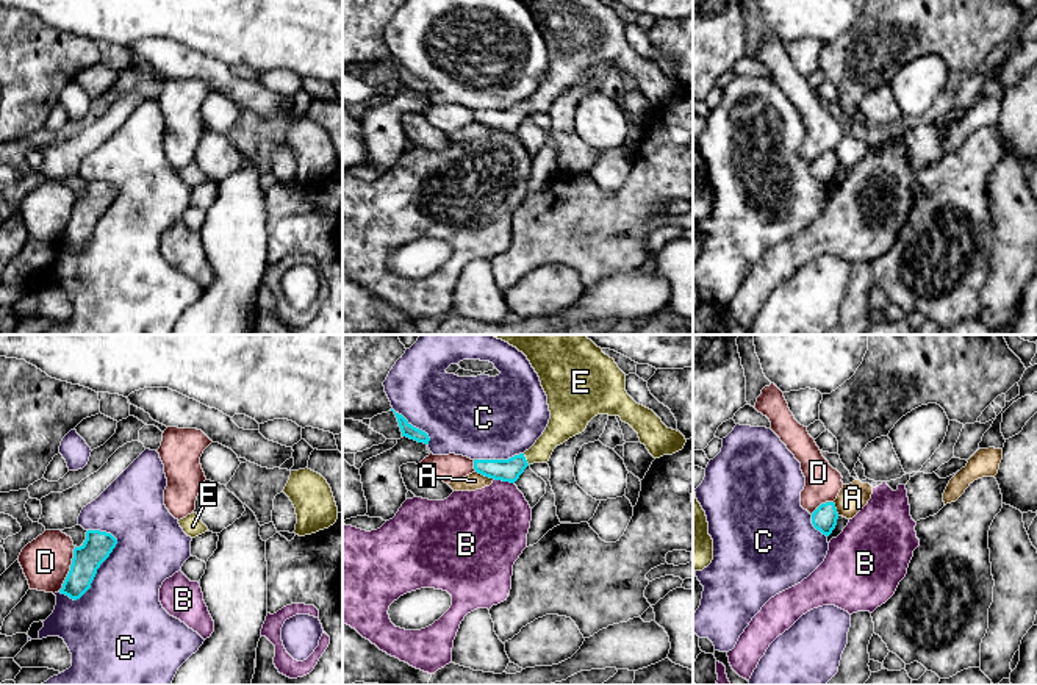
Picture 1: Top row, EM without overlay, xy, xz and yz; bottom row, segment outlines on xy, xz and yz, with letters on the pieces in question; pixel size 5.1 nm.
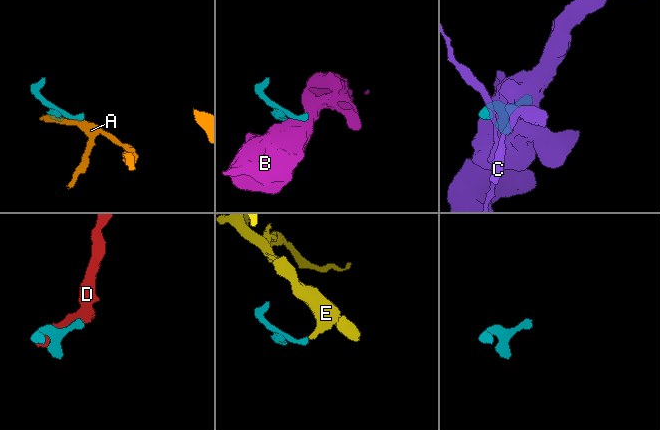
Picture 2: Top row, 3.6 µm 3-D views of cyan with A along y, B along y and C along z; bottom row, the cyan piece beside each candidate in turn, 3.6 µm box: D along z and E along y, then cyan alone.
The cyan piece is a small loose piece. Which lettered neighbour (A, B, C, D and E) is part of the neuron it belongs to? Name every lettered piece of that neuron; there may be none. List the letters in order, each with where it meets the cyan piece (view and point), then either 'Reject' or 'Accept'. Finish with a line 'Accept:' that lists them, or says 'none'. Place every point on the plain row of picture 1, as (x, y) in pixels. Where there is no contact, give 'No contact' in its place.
A: Touches cyan at xz (485, 125). Reject
B: Touches cyan at xz (504, 130). Reject
C: Touches cyan at xy (94, 225). Reject
D: Touches cyan at xy (71, 218). Reject
E: Touches cyan at xz (524, 108). Accept
Accept: E

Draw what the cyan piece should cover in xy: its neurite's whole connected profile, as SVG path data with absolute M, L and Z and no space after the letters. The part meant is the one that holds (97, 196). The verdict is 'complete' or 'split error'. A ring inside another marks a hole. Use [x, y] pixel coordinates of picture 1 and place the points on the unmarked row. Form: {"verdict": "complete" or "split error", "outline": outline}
{"verdict": "complete", "outline": "M88 180L84 192L74 199L70 221L59 239L70 249L80 249L89 238L100 214L109 206L117 189L106 181Z"}

